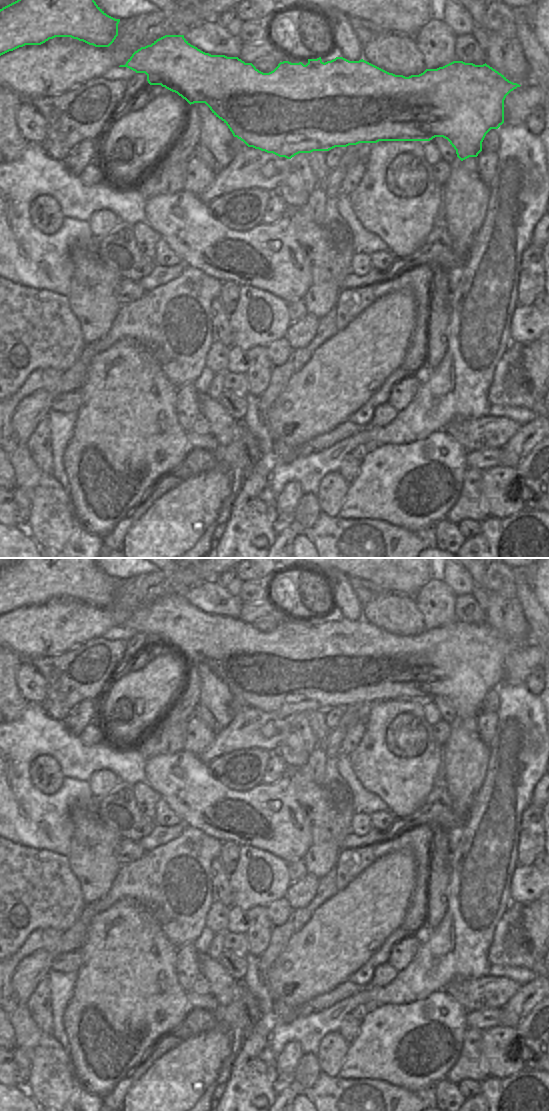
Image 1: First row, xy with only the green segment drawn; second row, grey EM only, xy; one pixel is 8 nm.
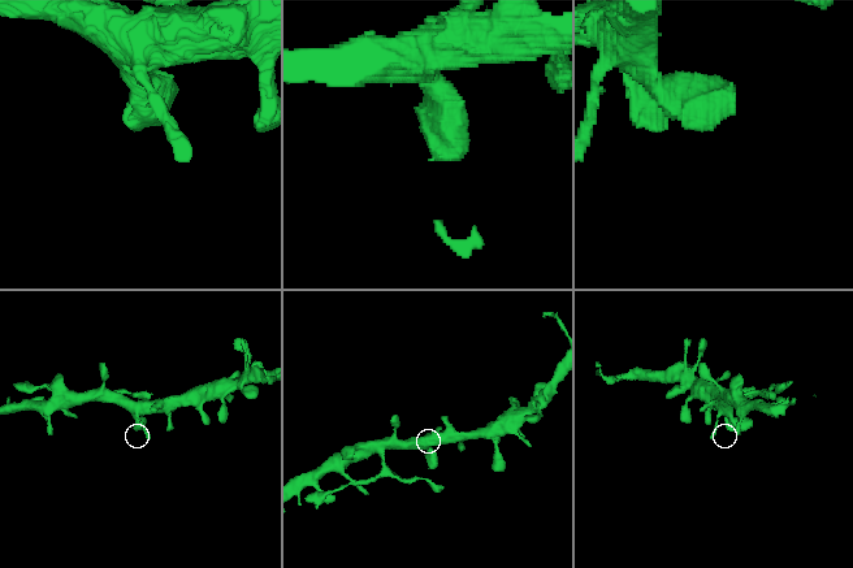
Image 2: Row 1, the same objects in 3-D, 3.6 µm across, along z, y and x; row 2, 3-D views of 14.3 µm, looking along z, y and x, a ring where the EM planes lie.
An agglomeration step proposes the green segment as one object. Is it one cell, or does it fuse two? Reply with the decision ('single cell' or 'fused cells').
single cell

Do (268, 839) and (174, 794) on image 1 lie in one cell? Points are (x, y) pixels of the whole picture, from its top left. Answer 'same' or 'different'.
same

